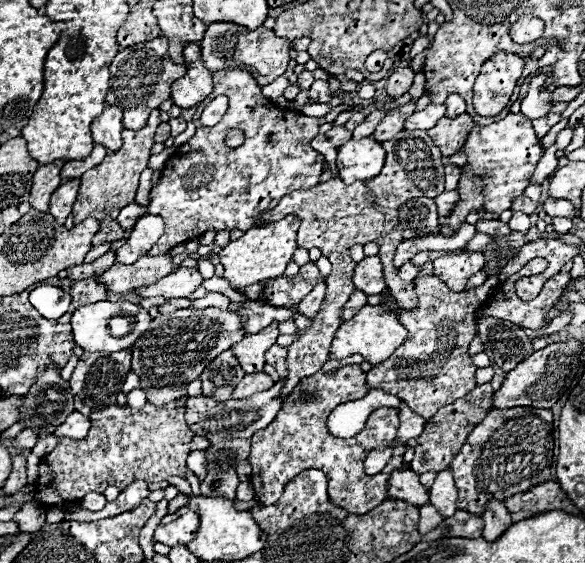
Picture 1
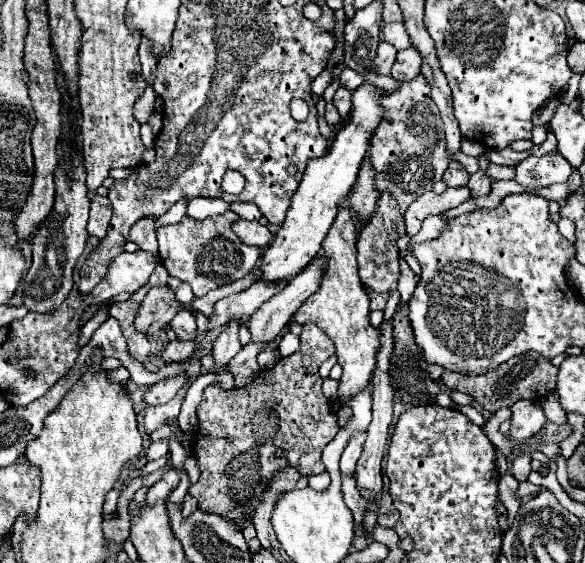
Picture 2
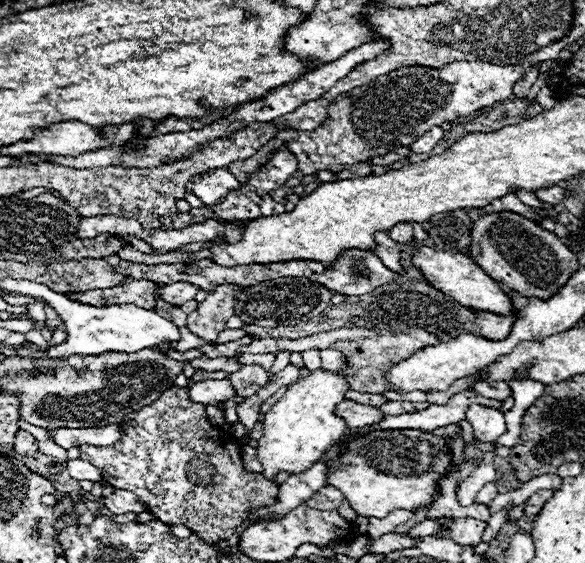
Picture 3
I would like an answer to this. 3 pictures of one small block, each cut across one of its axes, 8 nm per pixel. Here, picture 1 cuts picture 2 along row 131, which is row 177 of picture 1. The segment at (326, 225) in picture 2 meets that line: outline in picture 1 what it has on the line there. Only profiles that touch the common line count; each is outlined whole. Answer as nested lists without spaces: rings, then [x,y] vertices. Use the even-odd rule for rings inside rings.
[[[372,138],[350,140],[338,148],[338,170],[344,182],[366,182],[376,178],[384,166],[384,160],[384,148]]]

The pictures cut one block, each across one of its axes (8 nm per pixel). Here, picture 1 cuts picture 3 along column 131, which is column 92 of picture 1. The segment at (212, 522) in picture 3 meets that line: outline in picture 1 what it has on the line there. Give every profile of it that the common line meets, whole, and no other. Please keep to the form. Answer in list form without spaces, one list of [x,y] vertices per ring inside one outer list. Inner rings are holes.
[[[176,402],[162,408],[146,404],[144,410],[132,410],[128,406],[120,408],[112,404],[90,414],[90,420],[92,428],[88,438],[80,442],[60,438],[58,446],[42,458],[36,484],[36,496],[42,504],[70,506],[88,492],[102,494],[108,486],[124,490],[134,480],[150,484],[186,474],[186,456],[192,452],[190,442],[194,434],[186,424],[184,408]]]

